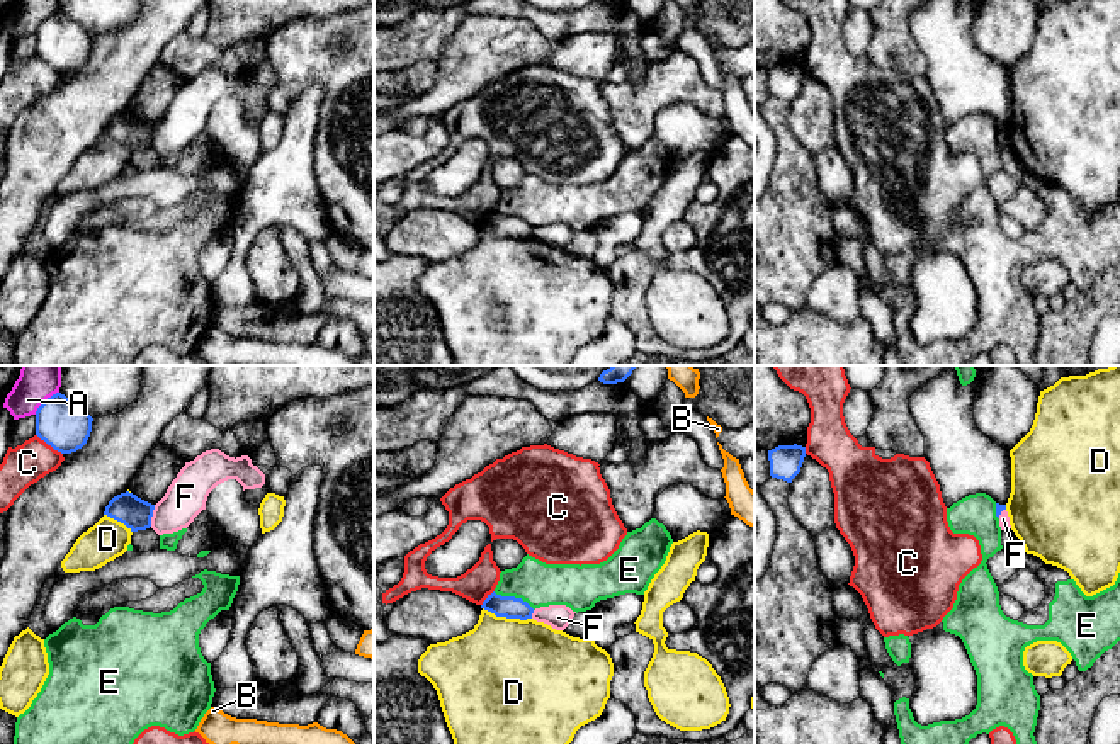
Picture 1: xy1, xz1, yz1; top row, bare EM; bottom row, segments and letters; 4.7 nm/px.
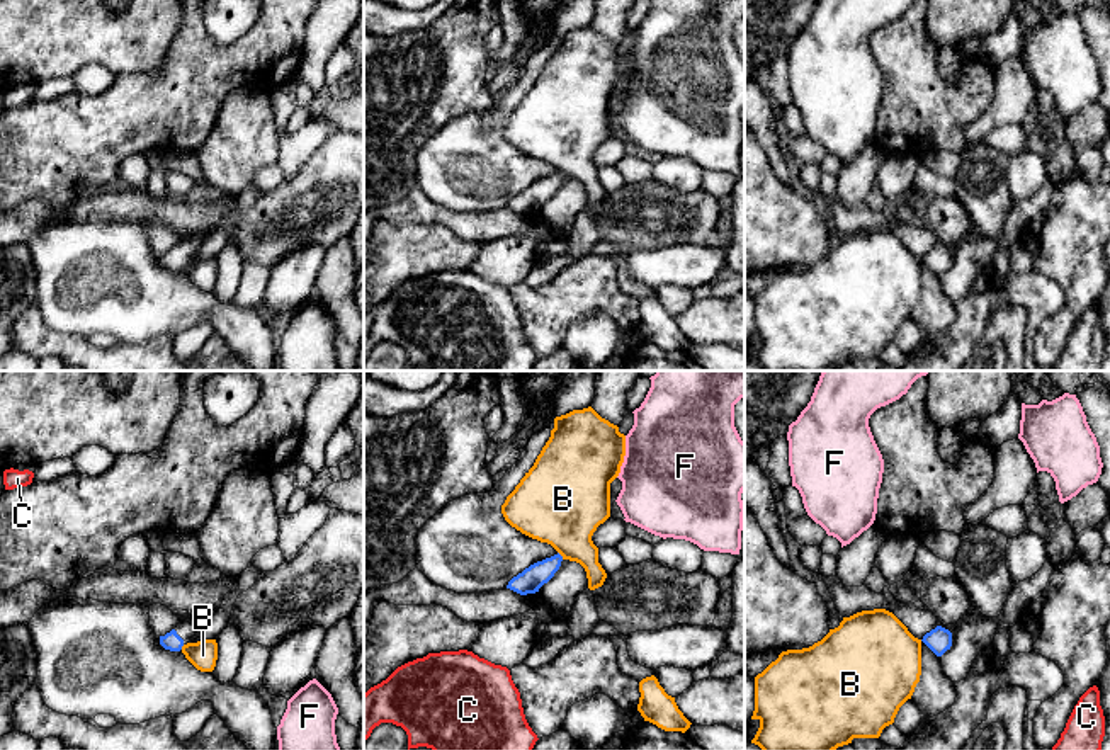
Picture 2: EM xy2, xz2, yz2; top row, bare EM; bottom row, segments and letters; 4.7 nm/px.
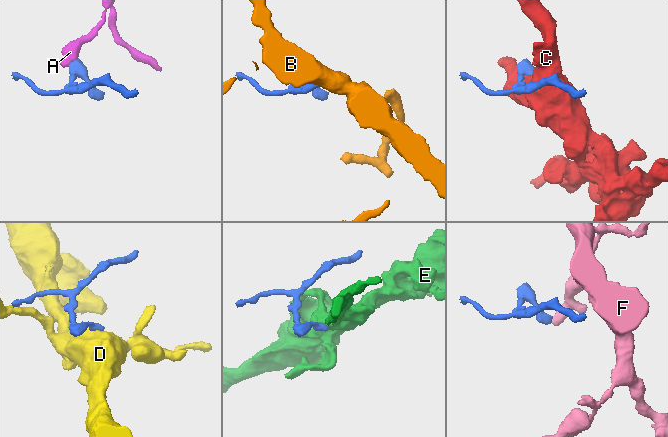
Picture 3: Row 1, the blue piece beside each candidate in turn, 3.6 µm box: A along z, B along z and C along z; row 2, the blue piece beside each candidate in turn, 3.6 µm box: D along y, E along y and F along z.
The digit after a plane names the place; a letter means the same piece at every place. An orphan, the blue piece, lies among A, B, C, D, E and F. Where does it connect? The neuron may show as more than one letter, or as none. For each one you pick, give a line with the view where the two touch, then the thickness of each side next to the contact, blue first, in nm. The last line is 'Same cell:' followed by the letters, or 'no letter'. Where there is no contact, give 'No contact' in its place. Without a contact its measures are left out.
Same cell: no letter

